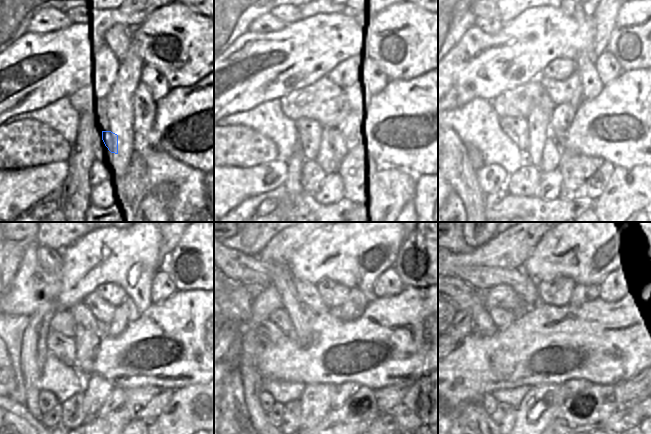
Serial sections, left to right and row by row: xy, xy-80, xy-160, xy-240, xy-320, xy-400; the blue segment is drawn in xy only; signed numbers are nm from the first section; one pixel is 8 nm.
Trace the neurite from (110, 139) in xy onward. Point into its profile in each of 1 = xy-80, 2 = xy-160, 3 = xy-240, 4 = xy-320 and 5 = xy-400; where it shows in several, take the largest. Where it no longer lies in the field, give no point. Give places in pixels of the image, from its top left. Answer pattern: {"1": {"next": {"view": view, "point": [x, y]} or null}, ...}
{"1": {"next": {"view": "xy-80", "point": [335, 137]}}, "2": {"next": {"view": "xy-160", "point": [552, 153]}}, "3": {"next": {"view": "xy-240", "point": [97, 389]}}, "4": {"next": {"view": "xy-320", "point": [316, 401]}}, "5": {"next": {"view": "xy-400", "point": [535, 412]}}}

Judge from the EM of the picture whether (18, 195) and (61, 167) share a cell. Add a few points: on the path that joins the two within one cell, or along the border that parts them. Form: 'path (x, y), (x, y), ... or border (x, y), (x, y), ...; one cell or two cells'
path (29, 185), (50, 176); one cell

